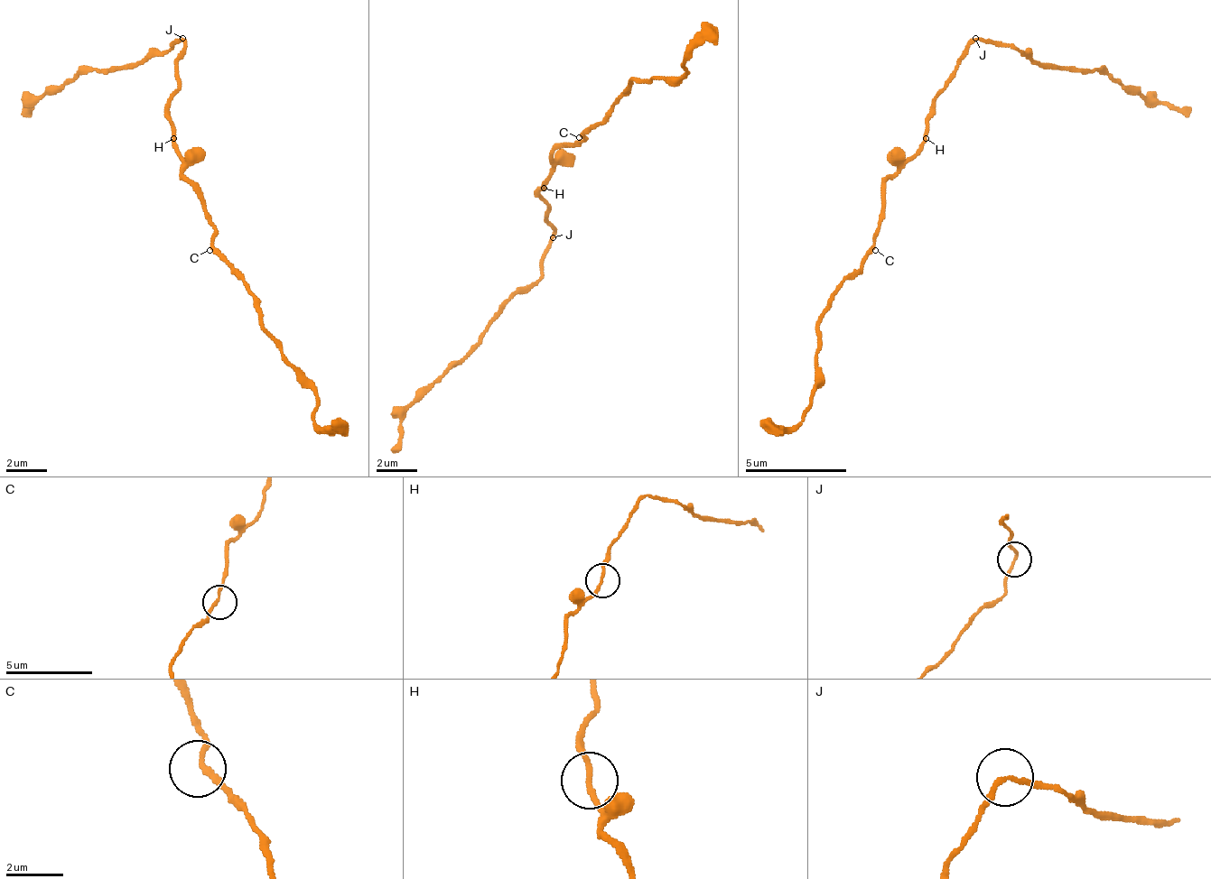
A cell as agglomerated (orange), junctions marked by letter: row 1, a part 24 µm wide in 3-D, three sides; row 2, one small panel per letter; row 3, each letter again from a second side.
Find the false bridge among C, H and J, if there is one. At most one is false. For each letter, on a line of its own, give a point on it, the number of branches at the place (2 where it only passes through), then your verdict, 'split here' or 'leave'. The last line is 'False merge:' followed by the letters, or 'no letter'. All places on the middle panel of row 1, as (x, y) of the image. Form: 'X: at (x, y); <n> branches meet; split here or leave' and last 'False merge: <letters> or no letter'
C: at (579, 137); 2 branches meet; leave
H: at (544, 188); 2 branches meet; leave
J: at (553, 237); 2 branches meet; split here
False merge: J

